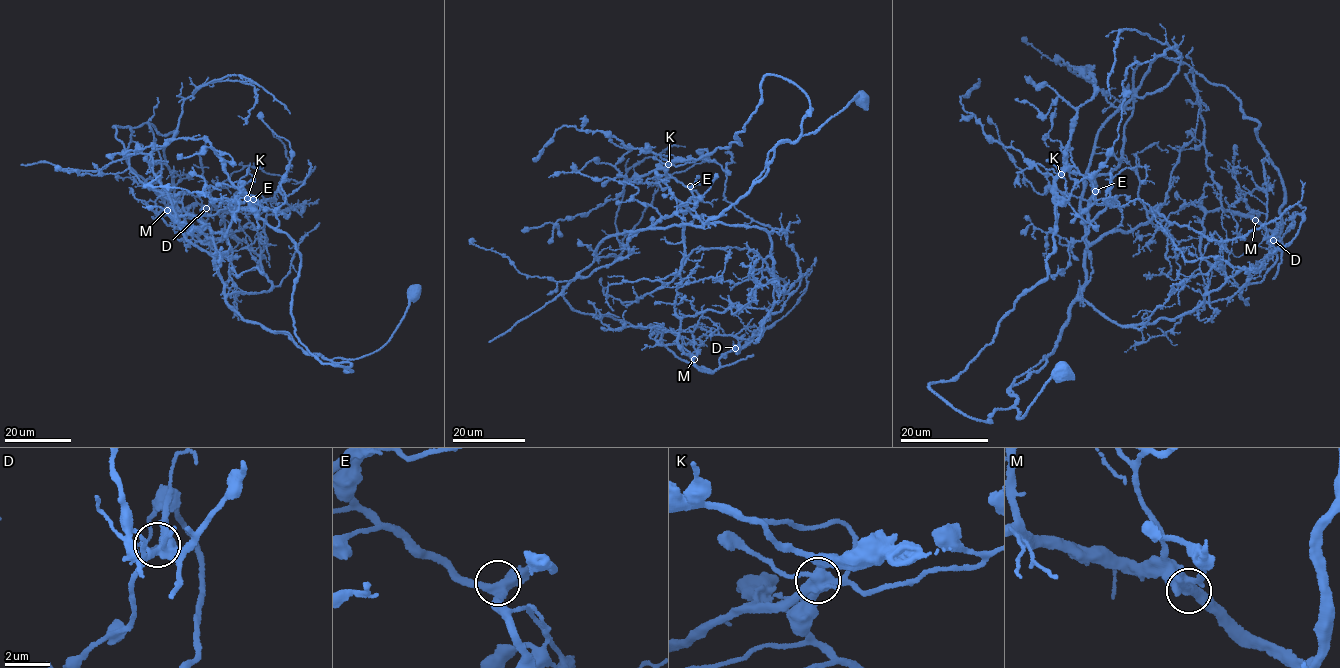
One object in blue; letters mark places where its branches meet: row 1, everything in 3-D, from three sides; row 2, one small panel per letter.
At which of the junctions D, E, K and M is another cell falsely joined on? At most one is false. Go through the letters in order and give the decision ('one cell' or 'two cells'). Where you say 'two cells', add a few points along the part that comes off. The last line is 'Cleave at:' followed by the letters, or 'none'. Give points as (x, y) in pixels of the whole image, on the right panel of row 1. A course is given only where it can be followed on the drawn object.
D: one cell
E: one cell
K: two cells | (1060, 175), (1107, 209), (1158, 56), (1258, 123), (1281, 230), (1207, 211), (1204, 308), (1145, 341), (1146, 310)
M: one cell
Cleave at: K

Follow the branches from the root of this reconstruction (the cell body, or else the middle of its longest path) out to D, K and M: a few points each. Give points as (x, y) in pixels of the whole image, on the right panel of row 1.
D: (1062, 374), (1016, 418), (1011, 387), (1052, 354), (1073, 303), (1122, 326), (1179, 317), (1262, 282), (1273, 240)
K: (1062, 374), (1016, 418), (1011, 387), (1052, 354), (1092, 272), (1089, 221), (1112, 202), (1074, 167), (1060, 175)
M: (1062, 374), (1016, 418), (1011, 387), (1052, 354), (1089, 247), (1157, 229), (1198, 202), (1255, 220)

